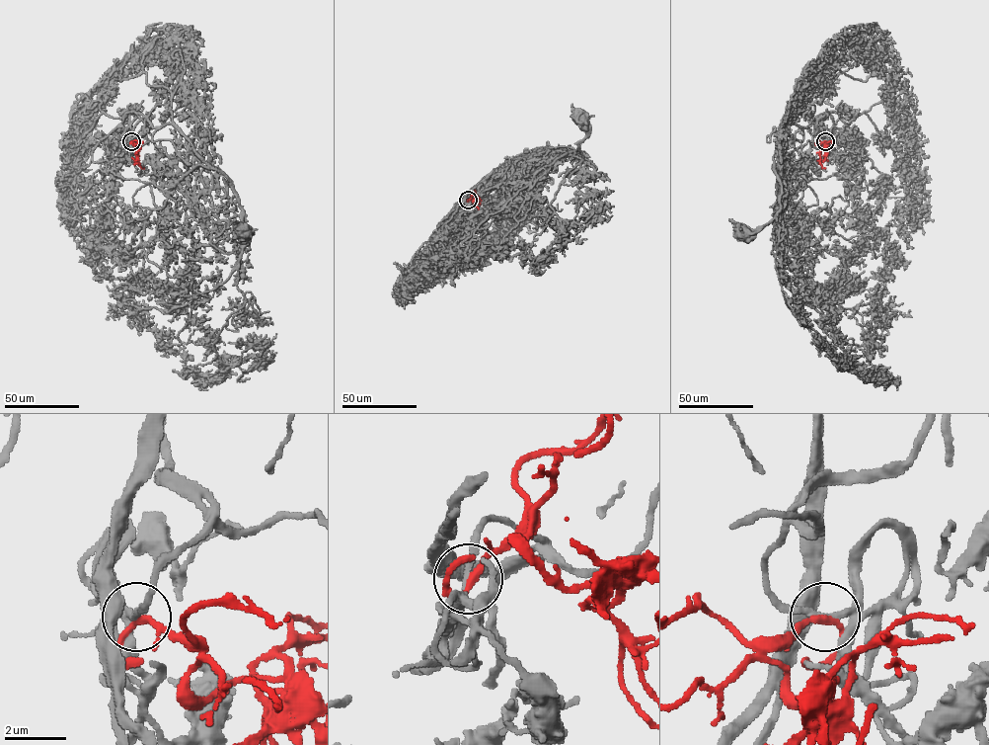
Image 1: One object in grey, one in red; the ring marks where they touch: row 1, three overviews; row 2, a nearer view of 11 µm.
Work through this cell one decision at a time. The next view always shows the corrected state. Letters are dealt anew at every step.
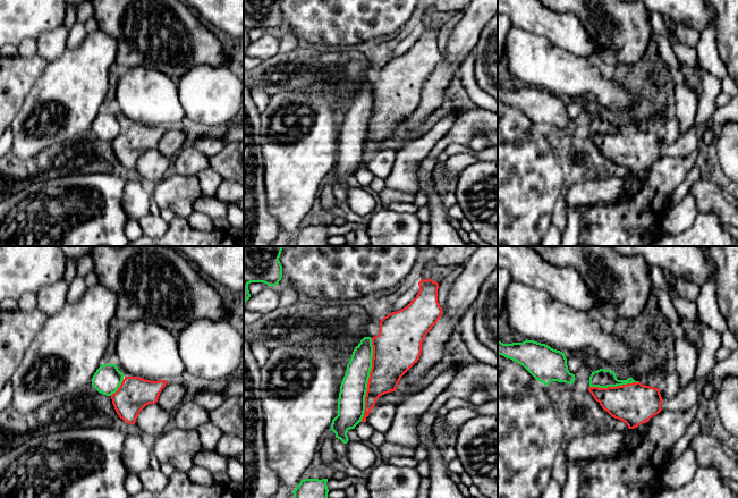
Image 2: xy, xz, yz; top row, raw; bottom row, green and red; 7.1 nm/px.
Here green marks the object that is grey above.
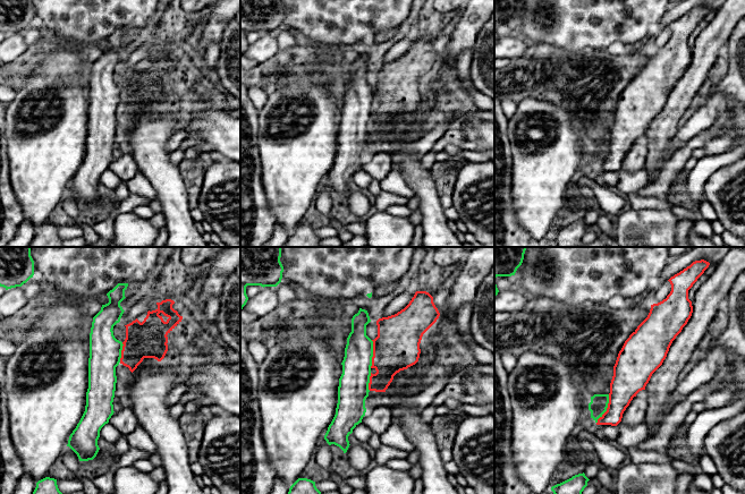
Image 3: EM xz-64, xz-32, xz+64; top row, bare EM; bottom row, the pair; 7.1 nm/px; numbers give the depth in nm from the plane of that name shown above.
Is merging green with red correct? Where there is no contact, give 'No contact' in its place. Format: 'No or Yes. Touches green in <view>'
Yes. Touches green in xz

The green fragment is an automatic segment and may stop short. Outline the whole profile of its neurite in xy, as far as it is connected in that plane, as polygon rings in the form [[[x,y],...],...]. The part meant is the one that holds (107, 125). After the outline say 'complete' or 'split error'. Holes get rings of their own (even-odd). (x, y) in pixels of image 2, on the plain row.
[[[116,110],[101,111],[91,127],[99,138],[111,143],[117,160],[129,170],[135,170],[139,158],[146,151],[158,147],[168,128],[125,123]]]; split error

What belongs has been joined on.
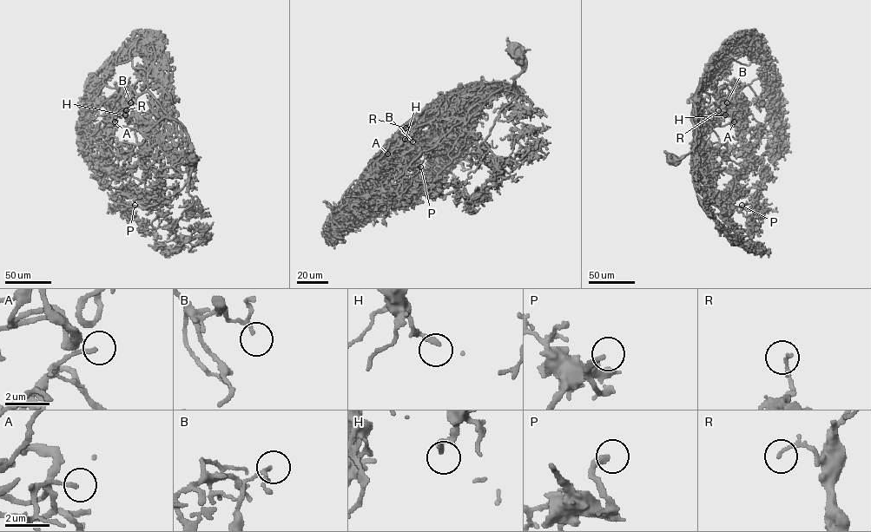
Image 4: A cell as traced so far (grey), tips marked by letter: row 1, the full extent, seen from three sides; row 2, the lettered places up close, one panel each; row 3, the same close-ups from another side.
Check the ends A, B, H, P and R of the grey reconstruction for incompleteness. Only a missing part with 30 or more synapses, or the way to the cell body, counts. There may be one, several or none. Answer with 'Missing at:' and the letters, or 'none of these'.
Missing at: A, P

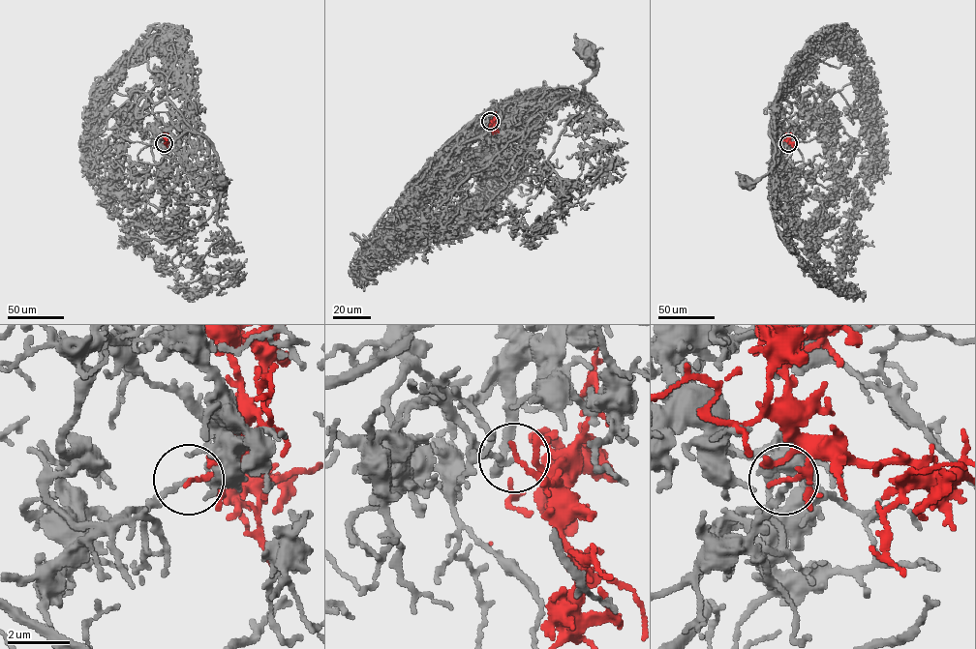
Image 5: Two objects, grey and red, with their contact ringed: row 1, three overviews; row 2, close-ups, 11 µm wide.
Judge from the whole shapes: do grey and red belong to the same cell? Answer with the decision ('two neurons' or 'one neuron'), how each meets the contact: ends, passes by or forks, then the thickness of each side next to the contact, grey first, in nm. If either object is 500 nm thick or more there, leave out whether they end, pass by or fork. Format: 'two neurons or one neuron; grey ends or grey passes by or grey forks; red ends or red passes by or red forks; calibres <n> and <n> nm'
two neurons; grey ends; red ends; calibres 140 and 170 nm

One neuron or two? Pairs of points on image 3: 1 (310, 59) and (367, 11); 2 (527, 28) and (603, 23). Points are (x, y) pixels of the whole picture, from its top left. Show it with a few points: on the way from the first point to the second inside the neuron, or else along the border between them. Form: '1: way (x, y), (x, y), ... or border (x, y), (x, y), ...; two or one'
1: border (305, 45), (330, 50); two
2: way (547, 28), (556, 24), (584, 24); one

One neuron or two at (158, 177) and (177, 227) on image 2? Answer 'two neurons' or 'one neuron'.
two neurons

